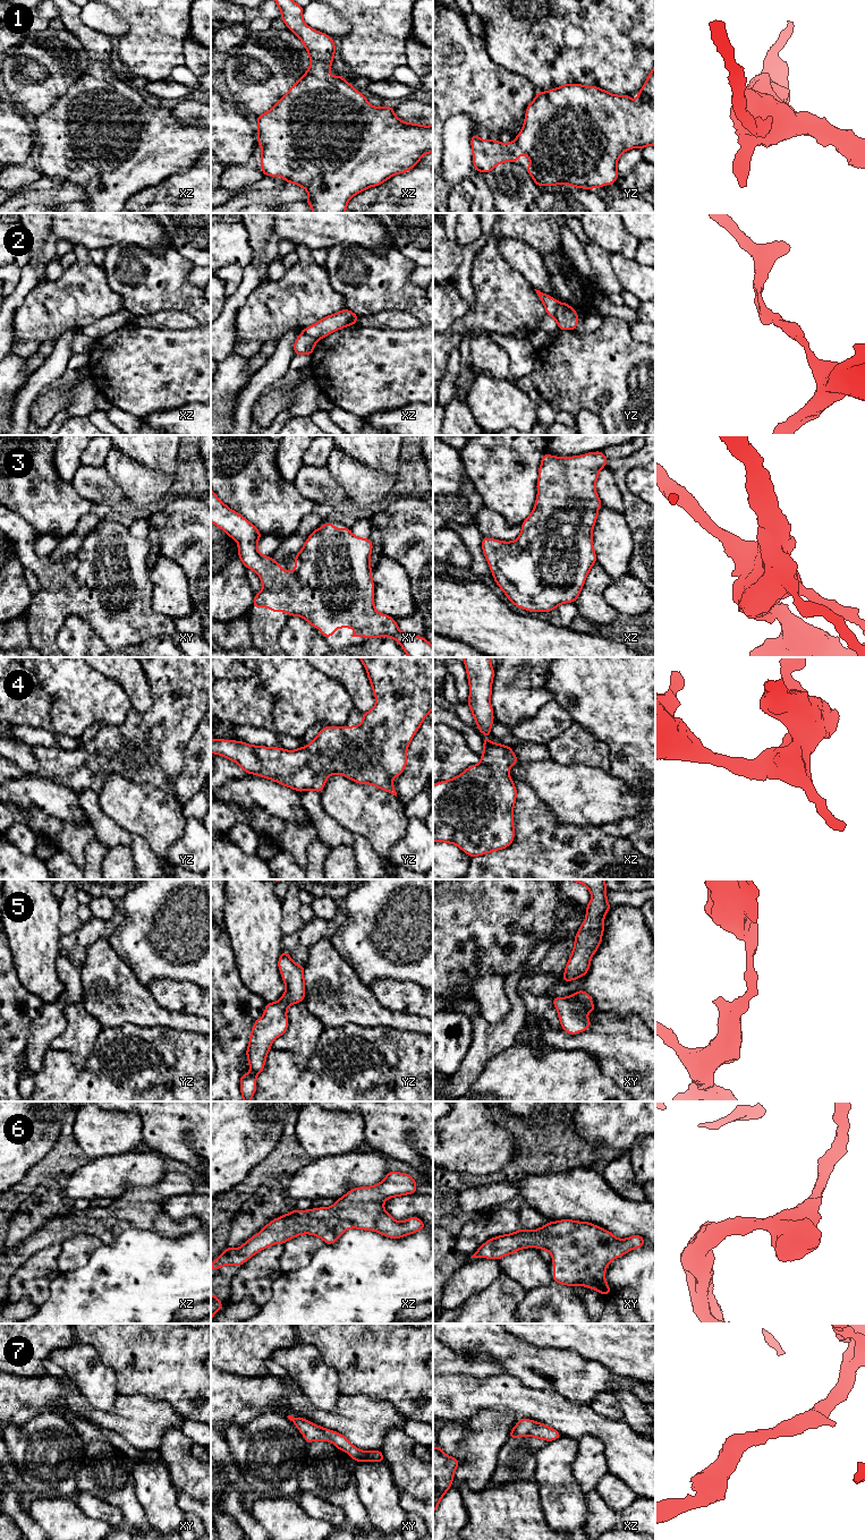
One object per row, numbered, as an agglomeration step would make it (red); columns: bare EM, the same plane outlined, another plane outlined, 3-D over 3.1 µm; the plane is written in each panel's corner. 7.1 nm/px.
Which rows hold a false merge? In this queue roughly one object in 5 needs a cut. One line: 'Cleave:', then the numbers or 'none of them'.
Cleave: 2

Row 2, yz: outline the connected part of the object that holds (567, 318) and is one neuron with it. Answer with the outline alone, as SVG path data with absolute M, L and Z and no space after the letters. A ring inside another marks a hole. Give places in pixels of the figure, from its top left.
M559 303L554 320L559 330L576 330L579 315L566 303Z

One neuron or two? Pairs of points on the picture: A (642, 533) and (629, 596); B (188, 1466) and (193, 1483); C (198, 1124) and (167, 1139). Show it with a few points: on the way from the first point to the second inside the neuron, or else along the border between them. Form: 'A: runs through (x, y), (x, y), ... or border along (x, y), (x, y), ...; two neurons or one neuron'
A: border along (630, 573), (643, 583); two neurons
B: runs through (188, 1471), (193, 1479); one neuron
C: runs through (191, 1124), (181, 1124), (175, 1131); one neuron

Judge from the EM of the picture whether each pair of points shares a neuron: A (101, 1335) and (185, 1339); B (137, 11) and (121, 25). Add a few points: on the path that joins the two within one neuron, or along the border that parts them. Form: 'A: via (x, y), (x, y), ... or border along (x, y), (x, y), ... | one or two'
A: via (121, 1335), (126, 1335), (130, 1339), (164, 1339) | one
B: border along (115, 11), (127, 23), (127, 32), (120, 39) | two

